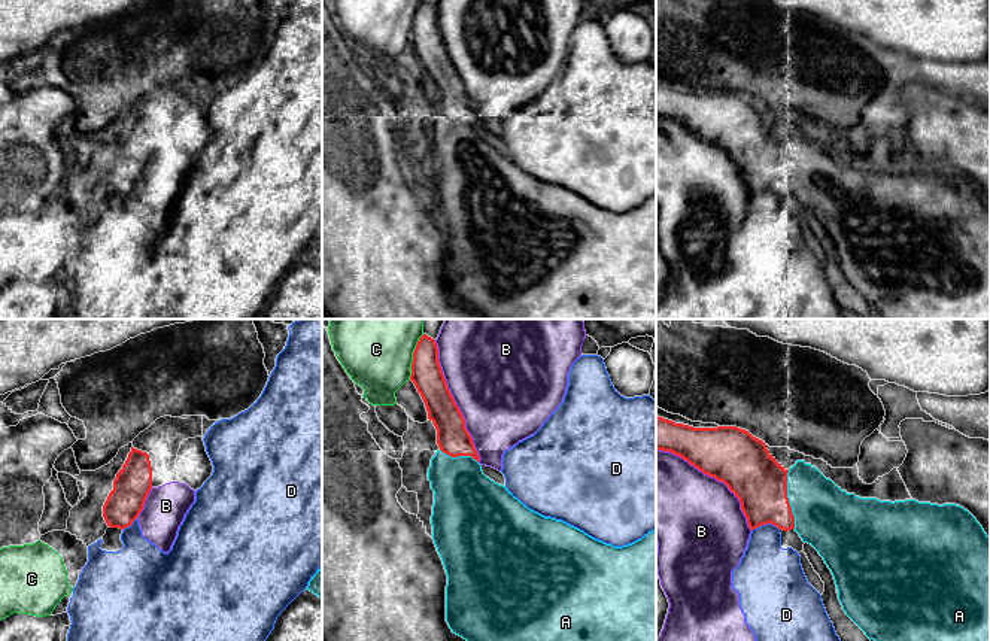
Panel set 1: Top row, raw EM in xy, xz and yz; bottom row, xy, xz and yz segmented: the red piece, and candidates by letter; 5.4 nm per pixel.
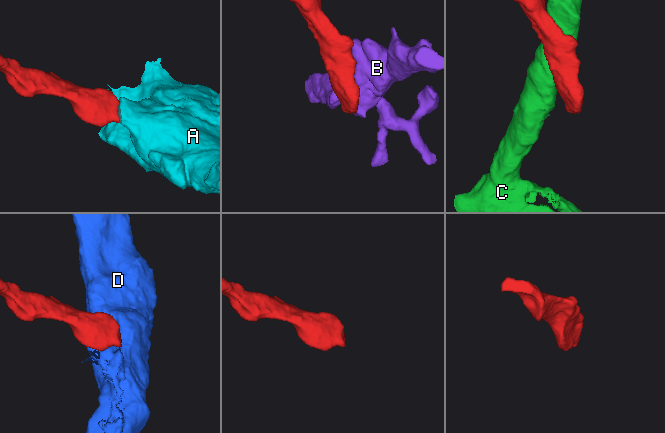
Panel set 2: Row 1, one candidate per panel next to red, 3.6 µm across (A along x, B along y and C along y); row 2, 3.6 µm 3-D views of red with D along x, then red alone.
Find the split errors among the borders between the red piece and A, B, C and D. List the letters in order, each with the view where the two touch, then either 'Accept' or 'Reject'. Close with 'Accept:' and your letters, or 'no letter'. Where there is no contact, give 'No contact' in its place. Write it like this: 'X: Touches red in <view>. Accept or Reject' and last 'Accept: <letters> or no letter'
A: Touches red in yz. Accept
B: Touches red in xz. Reject
C: Touches red in xz. Reject
D: Touches red in yz. Reject
Accept: A

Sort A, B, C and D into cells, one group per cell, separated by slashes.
A / B / C / D

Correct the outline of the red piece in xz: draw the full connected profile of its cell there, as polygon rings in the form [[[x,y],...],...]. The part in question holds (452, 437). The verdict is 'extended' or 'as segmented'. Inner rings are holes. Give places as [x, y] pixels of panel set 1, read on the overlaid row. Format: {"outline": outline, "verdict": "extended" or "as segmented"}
{"outline": [[[426,334],[413,352],[410,380],[425,402],[440,447],[431,459],[428,480],[434,490],[432,540],[447,574],[446,622],[452,632],[467,641],[656,641],[656,529],[632,544],[614,547],[529,510],[483,474],[465,419],[443,376],[437,343]]], "verdict": "extended"}

